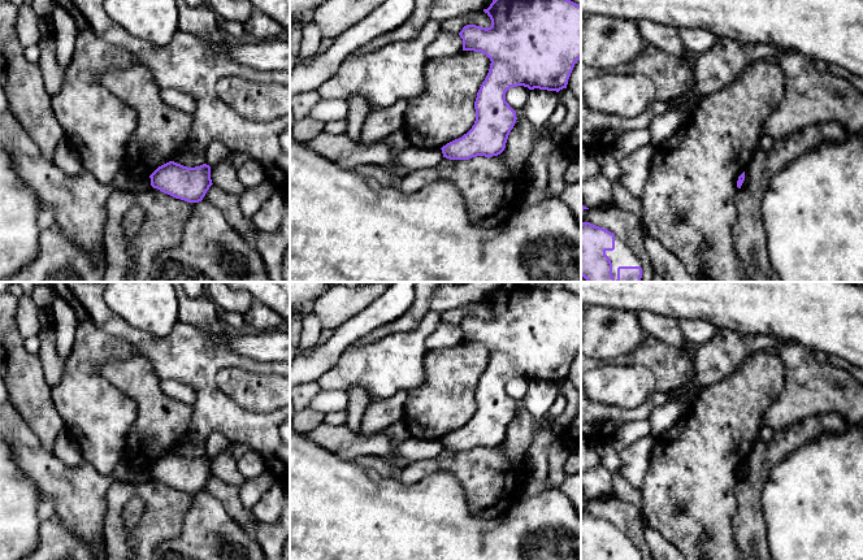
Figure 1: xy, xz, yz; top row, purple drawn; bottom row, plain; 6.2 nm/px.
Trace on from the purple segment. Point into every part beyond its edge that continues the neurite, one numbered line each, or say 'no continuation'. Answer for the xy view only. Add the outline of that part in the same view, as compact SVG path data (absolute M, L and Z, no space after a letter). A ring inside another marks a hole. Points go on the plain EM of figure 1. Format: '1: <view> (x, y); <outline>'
no continuation

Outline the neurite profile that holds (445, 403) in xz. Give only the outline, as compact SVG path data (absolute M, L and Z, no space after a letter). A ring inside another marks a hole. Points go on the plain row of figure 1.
M474 342L428 351L426 379L407 392L403 422L411 438L441 440L472 420L474 392L490 355L486 346Z

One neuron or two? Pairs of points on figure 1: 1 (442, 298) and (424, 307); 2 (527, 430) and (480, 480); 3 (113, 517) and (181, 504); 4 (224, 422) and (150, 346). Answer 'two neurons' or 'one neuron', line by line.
1: two neurons
2: two neurons
3: one neuron
4: one neuron

